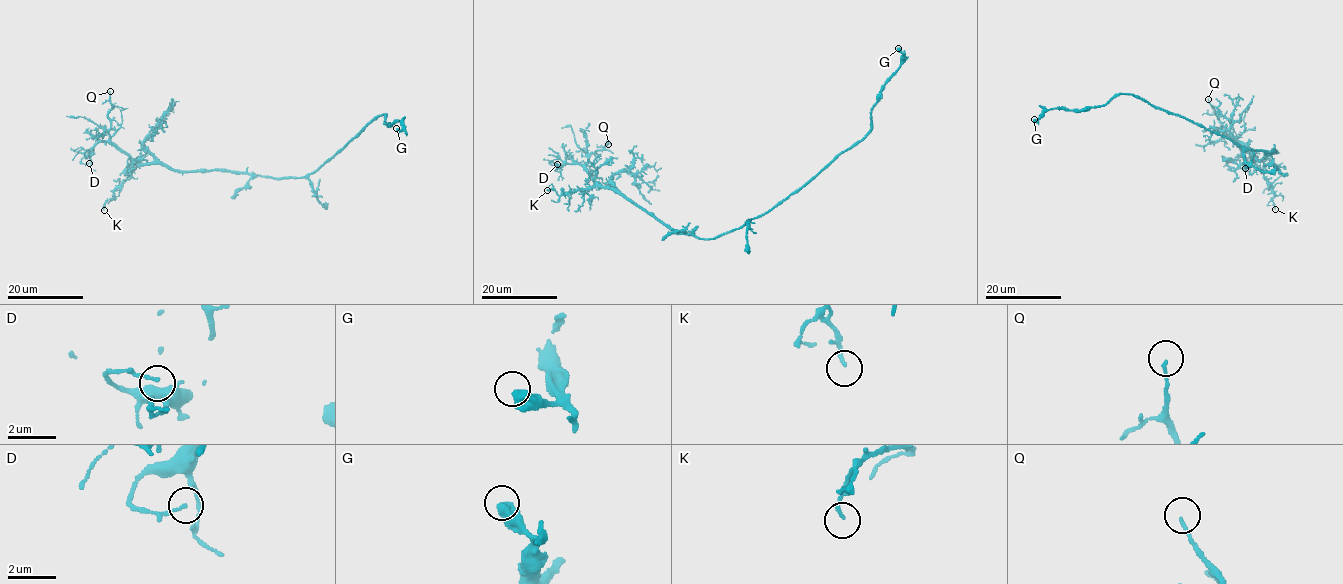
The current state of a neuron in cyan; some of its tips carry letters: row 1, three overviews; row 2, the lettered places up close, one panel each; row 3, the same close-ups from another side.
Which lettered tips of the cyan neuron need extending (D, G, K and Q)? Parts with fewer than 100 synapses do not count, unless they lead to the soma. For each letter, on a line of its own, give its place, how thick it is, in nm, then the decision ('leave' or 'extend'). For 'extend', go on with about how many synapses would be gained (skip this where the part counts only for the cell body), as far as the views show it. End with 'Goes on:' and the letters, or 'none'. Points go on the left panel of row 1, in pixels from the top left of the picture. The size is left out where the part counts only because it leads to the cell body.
D: place (89, 163); calibre 130 nm; leave
G: place (396, 128); calibre 420 nm; leave
K: place (104, 210); calibre 130 nm; leave
Q: place (110, 91); calibre 110 nm; leave
Goes on: none

